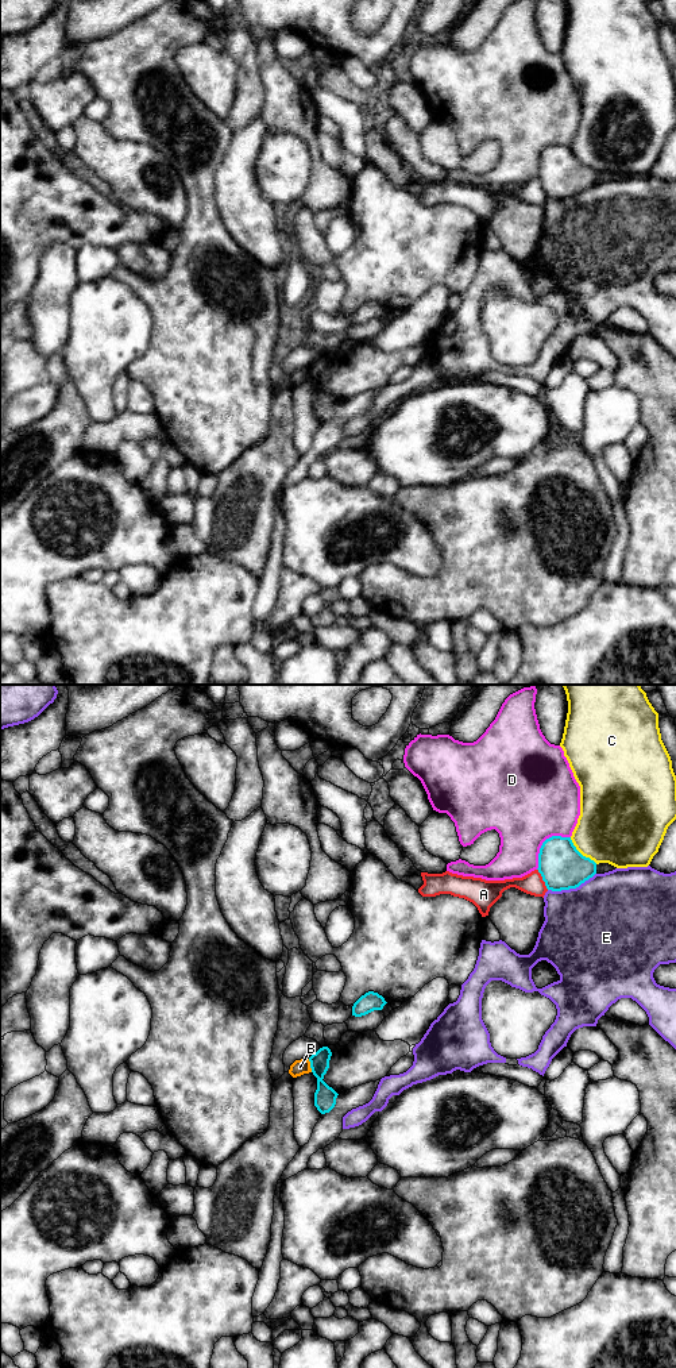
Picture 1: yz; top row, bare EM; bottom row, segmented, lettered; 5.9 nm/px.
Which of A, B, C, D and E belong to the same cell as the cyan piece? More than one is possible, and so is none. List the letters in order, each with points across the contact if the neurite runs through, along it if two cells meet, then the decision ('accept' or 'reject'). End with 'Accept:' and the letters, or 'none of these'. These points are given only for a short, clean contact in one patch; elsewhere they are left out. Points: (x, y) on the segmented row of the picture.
A: reject
B: along yz (308, 1059), (312, 1071) | reject
C: reject
D: reject
E: reject
Accept: none of these

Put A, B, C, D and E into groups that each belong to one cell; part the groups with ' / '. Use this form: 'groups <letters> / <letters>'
groups A / B / C / D / E

